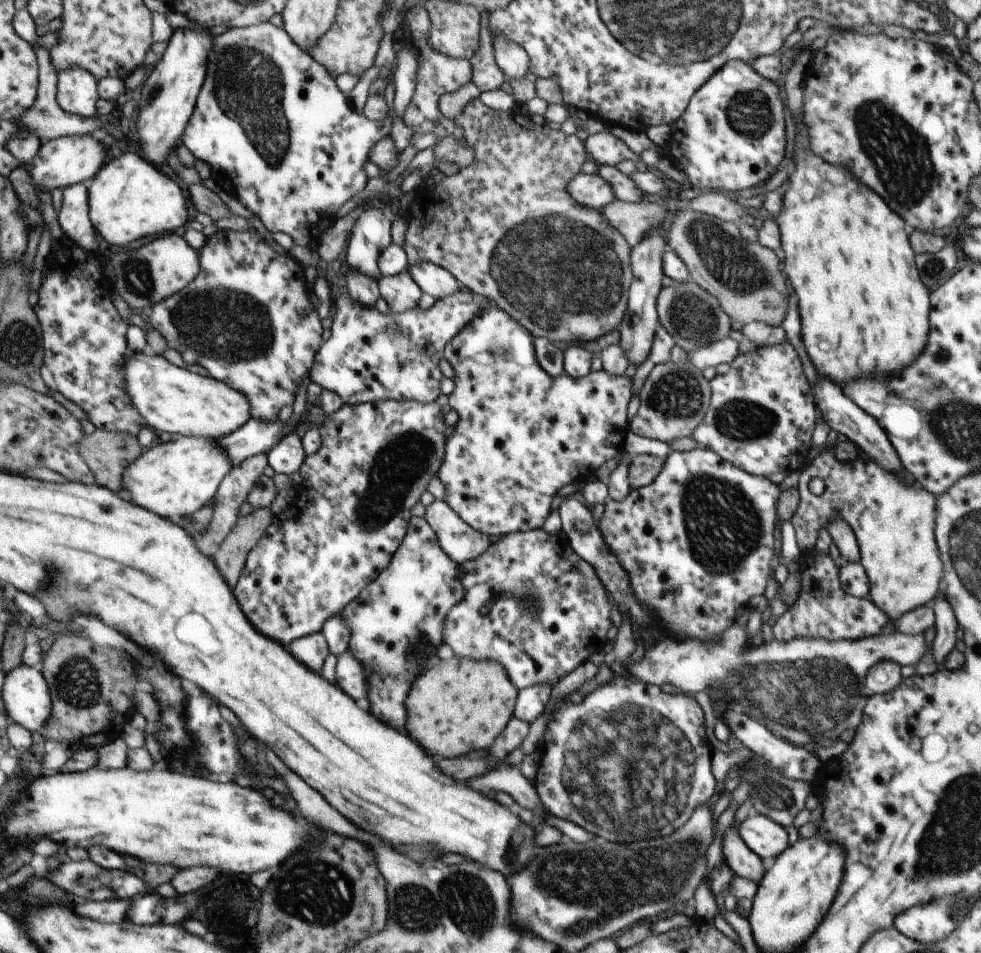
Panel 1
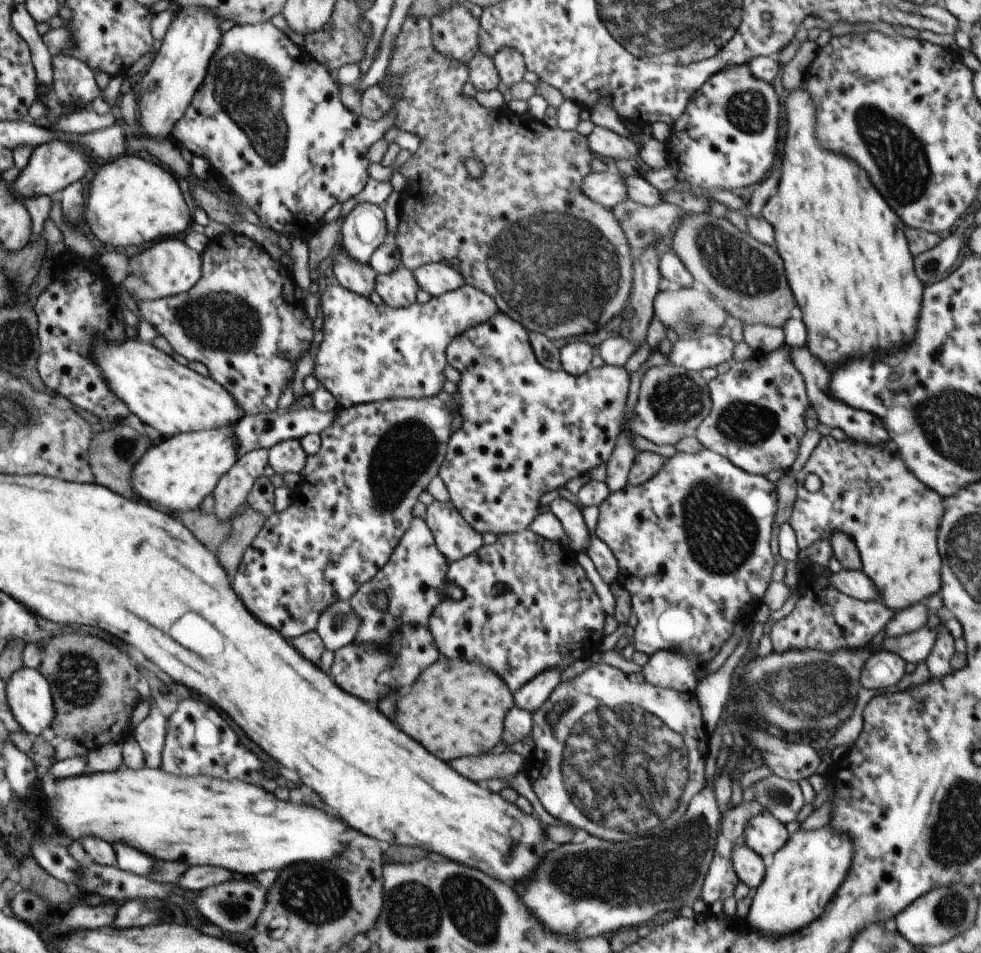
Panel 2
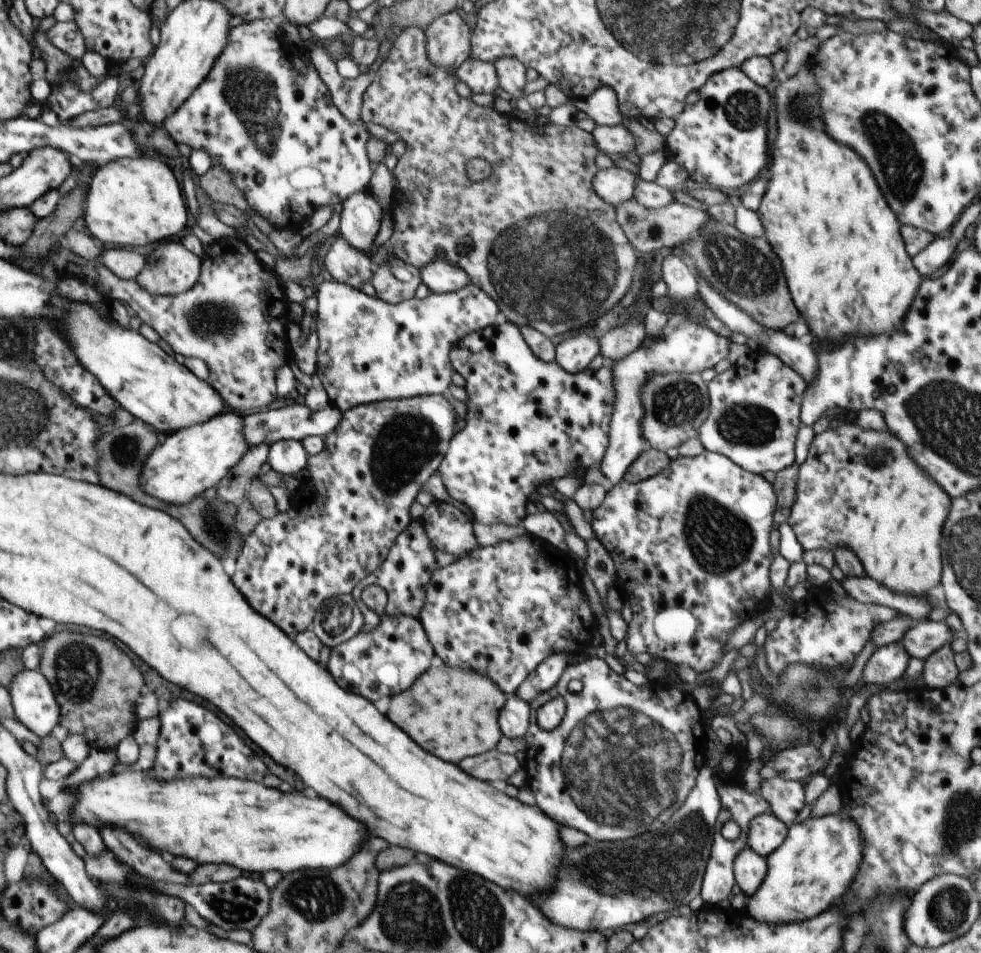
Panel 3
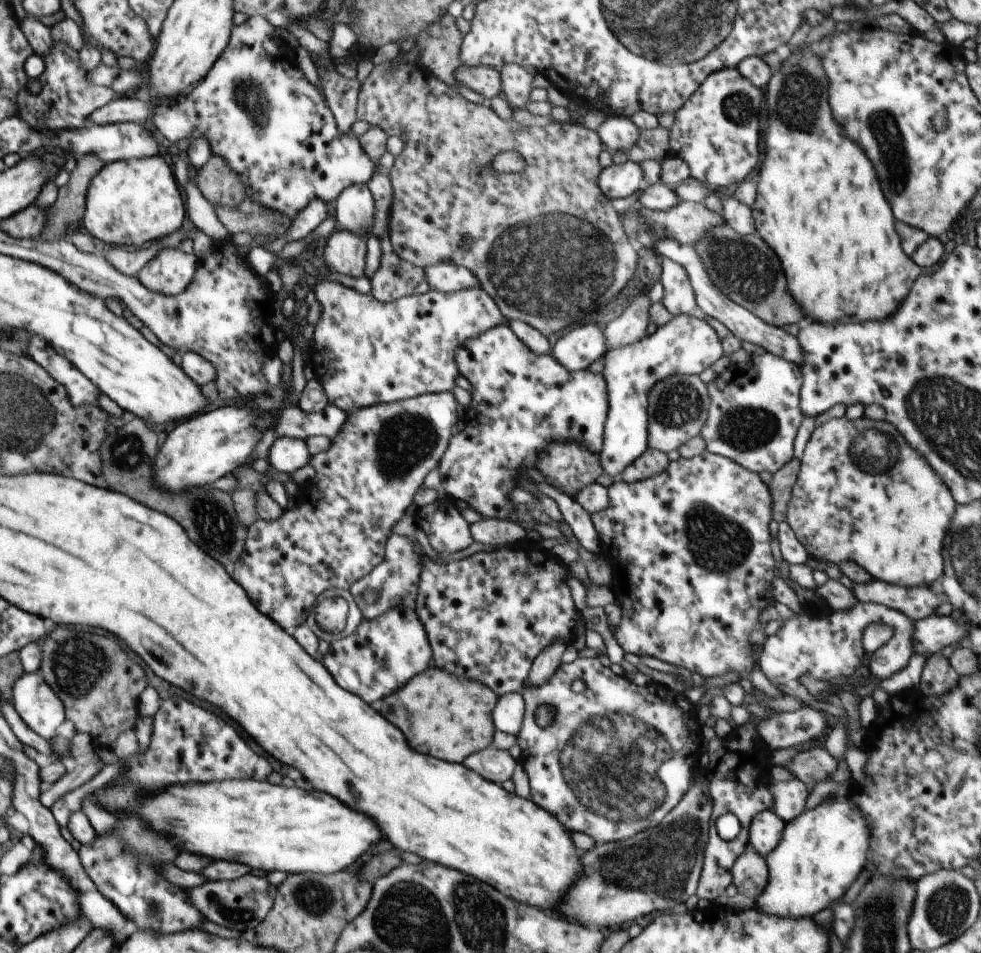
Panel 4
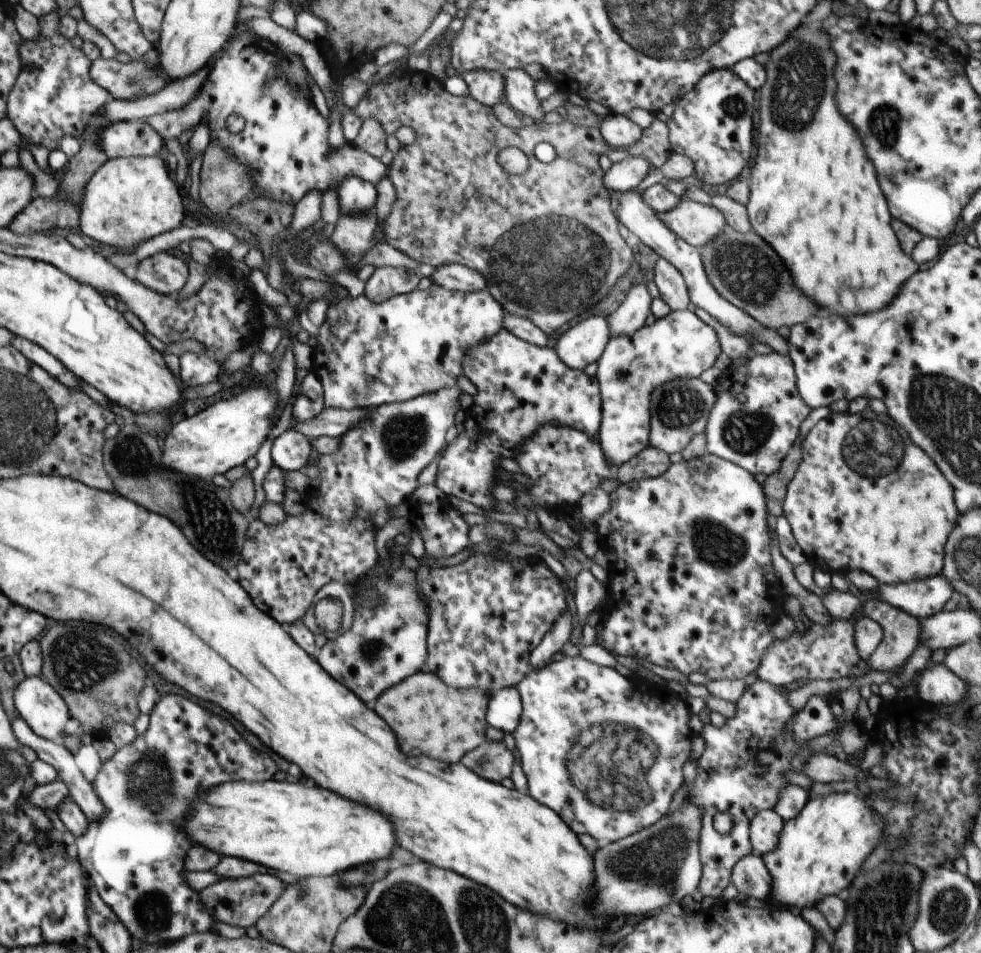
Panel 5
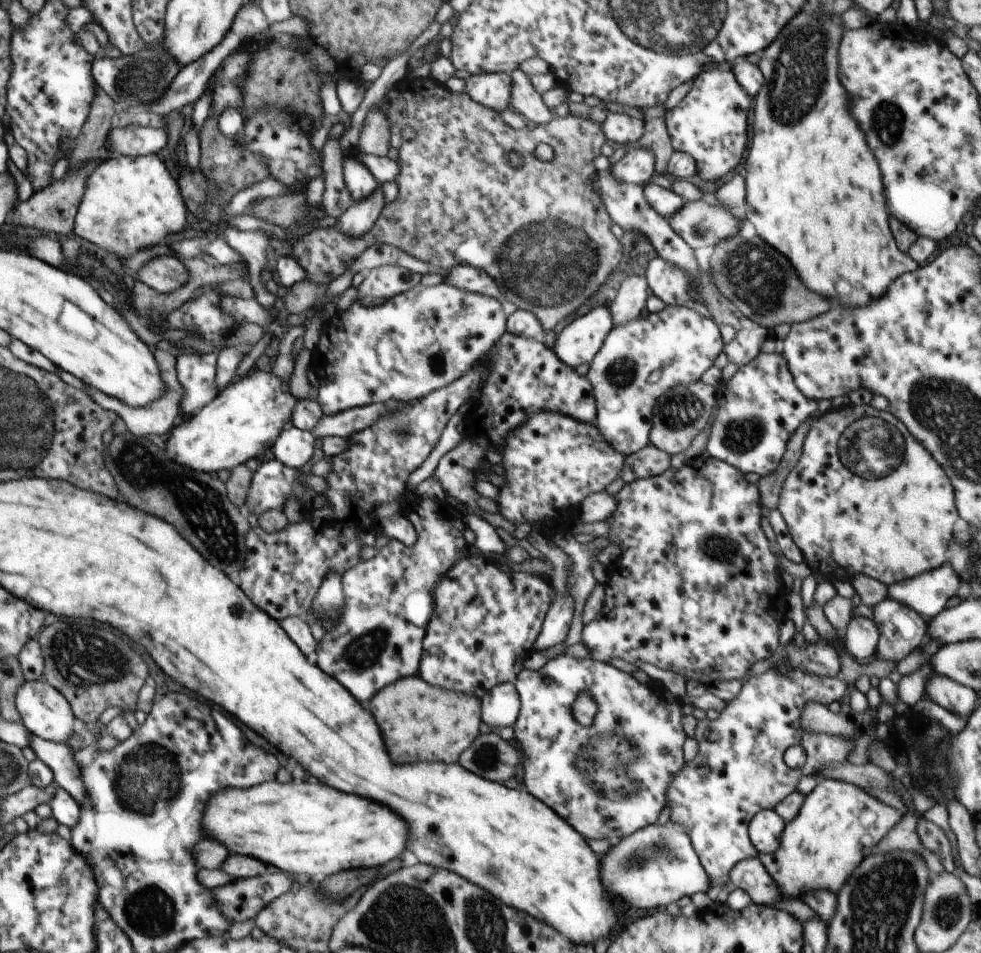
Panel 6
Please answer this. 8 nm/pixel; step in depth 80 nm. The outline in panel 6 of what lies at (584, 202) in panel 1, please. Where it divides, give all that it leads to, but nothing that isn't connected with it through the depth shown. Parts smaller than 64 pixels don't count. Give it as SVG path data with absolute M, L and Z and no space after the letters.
M634 149L608 169L610 175L626 184L651 182L655 174L655 158L650 149Z

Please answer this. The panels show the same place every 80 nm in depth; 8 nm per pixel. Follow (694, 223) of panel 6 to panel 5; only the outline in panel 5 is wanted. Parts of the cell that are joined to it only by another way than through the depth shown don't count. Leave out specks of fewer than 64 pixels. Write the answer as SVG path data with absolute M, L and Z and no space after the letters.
M681 199L672 210L657 213L657 217L678 238L699 250L718 236L727 223L724 215L716 207L690 199Z

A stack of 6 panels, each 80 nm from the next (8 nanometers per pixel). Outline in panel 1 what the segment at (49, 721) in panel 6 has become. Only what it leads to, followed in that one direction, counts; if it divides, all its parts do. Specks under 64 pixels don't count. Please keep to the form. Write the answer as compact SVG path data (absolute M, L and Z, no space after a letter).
M24 663L5 673L3 698L8 719L21 724L31 733L40 730L52 712L52 697L48 692L44 675L40 674L40 670L28 668Z

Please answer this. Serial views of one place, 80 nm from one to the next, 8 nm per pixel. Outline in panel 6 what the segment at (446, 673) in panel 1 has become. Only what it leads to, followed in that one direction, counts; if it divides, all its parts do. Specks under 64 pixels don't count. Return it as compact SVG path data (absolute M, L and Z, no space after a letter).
M420 676L398 680L383 688L370 700L368 710L374 714L390 758L394 762L412 764L418 760L430 762L458 762L458 756L476 740L480 734L481 700L473 694L440 690L430 686Z

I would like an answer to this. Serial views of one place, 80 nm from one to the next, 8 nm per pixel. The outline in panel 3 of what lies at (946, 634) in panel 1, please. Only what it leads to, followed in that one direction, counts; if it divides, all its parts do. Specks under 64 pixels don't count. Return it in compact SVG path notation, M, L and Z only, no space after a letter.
M944 643L923 662L923 677L926 688L943 689L957 680L959 670L955 663L955 653L951 643Z

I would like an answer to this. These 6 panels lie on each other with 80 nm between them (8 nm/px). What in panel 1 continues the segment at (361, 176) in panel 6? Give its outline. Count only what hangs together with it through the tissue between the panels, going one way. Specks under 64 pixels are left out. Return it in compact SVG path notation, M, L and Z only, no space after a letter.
M380 209L364 211L351 229L347 242L347 262L352 270L378 282L382 272L378 258L392 244L392 217Z

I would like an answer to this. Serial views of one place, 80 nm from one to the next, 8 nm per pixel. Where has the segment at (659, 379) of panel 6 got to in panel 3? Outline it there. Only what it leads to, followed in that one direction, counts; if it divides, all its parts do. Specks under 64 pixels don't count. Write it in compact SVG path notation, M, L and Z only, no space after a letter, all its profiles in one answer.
M686 319L669 335L662 334L654 338L654 343L649 348L639 347L634 353L627 355L625 359L619 359L612 365L617 398L609 424L609 445L600 464L601 471L612 484L617 485L623 481L628 467L648 447L641 429L644 414L641 390L647 378L653 374L671 372L701 373L706 368L716 366L720 360L728 358L730 343L728 337L720 336L709 327L697 325L690 319Z

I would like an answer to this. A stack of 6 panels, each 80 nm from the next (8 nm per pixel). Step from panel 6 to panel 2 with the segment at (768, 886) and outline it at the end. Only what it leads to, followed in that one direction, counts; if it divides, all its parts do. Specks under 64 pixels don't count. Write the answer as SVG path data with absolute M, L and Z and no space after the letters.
M744 844L734 846L731 859L739 880L747 884L754 892L765 875L766 866L762 857Z

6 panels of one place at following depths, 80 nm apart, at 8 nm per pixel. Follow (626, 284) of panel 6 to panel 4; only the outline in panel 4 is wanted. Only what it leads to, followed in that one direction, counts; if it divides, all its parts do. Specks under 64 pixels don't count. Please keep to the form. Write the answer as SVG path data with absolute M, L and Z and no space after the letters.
M639 294L623 314L608 323L603 335L607 352L642 340L648 331L650 300Z

